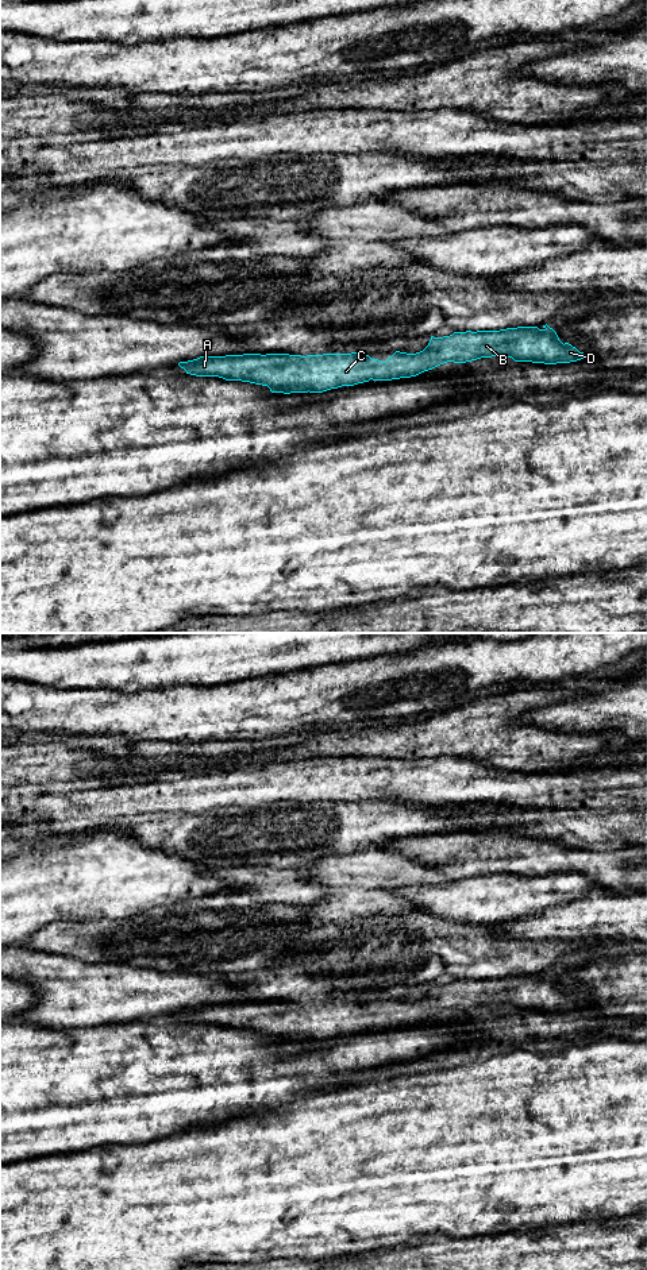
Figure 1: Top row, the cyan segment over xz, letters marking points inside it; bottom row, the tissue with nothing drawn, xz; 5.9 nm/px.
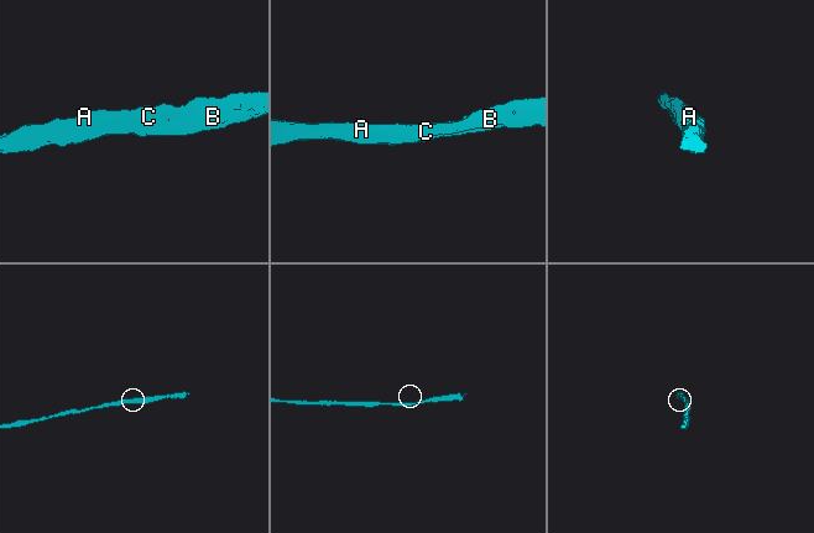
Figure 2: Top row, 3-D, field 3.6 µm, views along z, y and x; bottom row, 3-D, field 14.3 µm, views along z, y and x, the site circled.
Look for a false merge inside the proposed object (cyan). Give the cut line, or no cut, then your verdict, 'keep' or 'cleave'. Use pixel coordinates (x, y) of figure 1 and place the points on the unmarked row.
cut none; keep

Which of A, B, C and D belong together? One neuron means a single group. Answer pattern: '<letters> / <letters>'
A B C D

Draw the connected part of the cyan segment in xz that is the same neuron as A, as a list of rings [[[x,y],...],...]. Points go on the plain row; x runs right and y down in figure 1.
[[[547,972],[538,974],[517,974],[500,978],[466,978],[450,984],[434,985],[428,993],[416,1001],[396,999],[386,1010],[371,1007],[369,1003],[323,1001],[323,1003],[289,1003],[289,1001],[243,1001],[226,1004],[200,1004],[193,1008],[180,1010],[186,1022],[196,1024],[219,1024],[226,1028],[242,1028],[267,1034],[271,1041],[323,1041],[342,1034],[354,1034],[373,1028],[392,1028],[416,1024],[443,1011],[466,1011],[481,1005],[508,1004],[515,1010],[532,1010],[544,1012],[570,1011],[584,1007],[569,991],[562,991],[557,980]]]

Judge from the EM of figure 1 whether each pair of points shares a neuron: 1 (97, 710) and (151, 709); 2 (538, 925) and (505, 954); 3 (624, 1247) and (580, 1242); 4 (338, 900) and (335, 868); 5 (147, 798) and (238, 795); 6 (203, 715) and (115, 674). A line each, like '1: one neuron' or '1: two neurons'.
1: one neuron
2: two neurons
3: one neuron
4: two neurons
5: one neuron
6: two neurons

